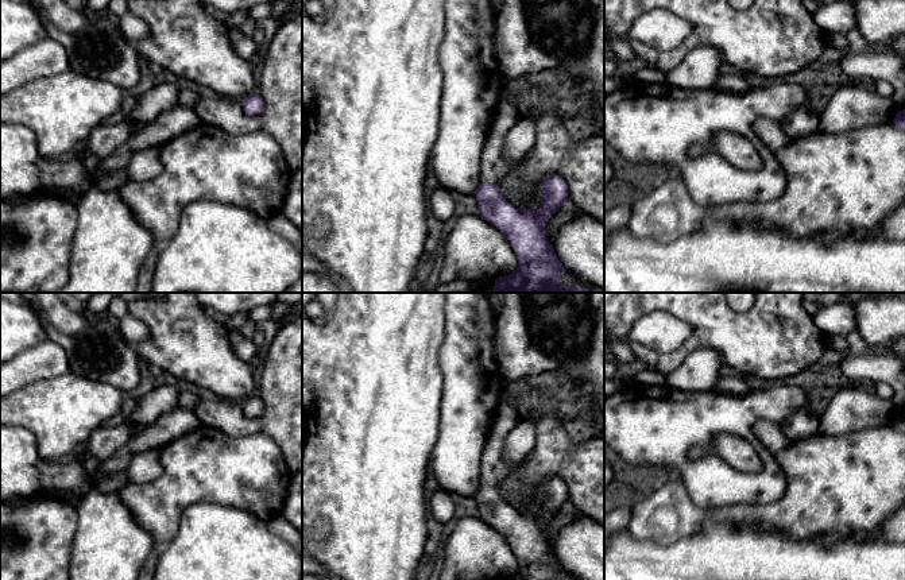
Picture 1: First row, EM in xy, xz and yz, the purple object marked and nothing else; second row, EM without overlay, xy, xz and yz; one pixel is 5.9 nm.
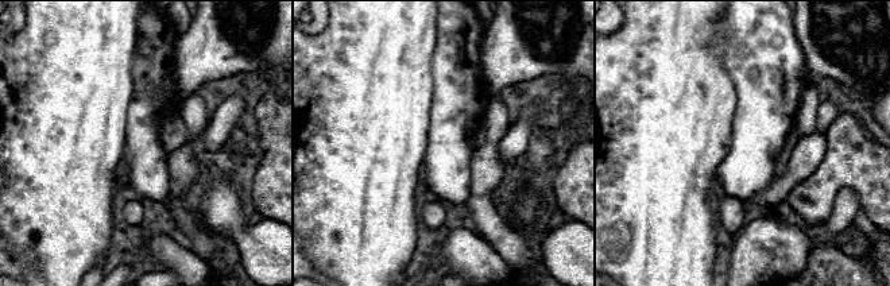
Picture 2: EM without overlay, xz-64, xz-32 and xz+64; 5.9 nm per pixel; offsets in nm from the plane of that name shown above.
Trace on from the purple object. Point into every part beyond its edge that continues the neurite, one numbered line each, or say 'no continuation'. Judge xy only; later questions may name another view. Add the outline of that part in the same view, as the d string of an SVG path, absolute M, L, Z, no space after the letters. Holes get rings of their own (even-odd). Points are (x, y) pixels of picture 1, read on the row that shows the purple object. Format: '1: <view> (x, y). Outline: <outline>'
no continuation

